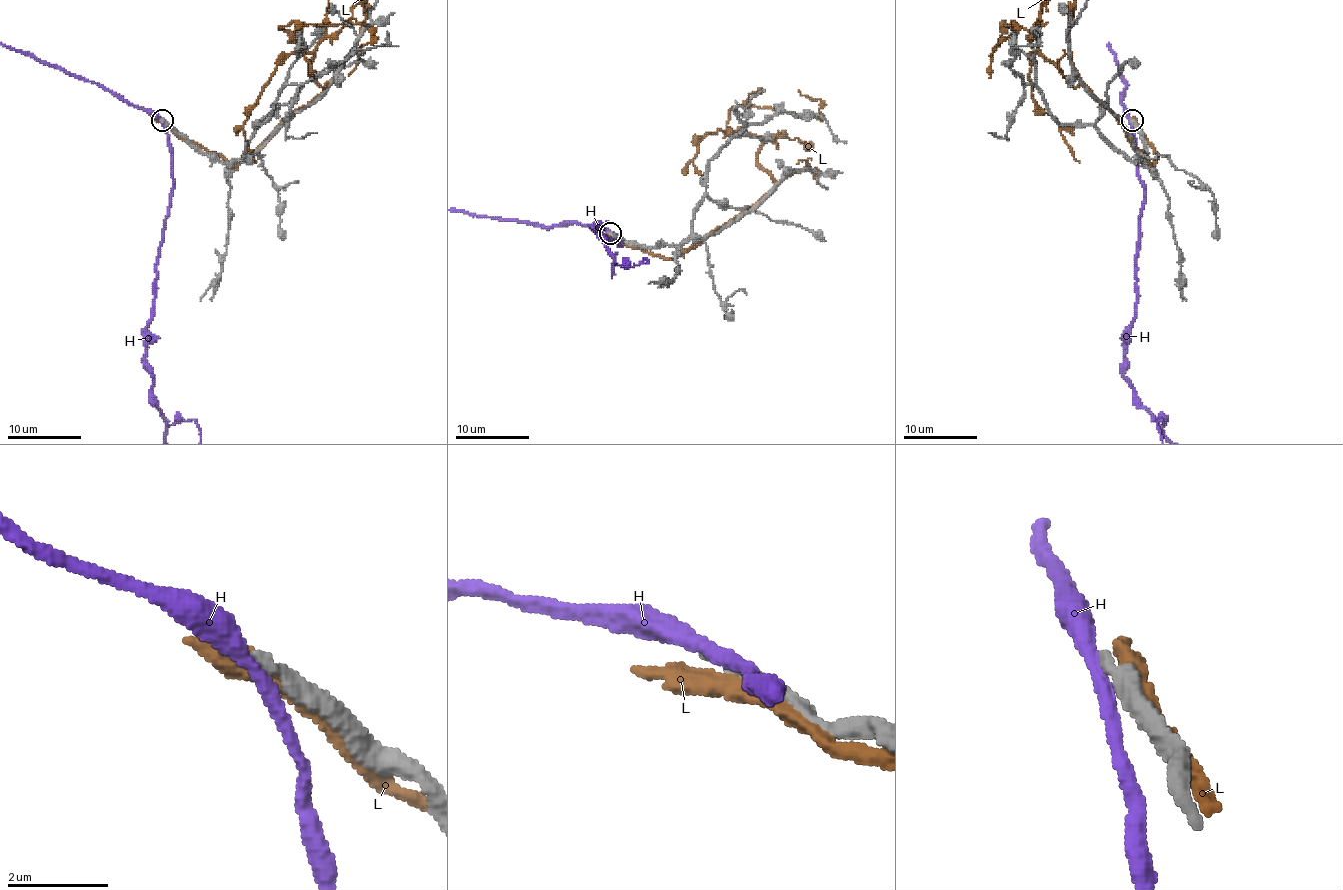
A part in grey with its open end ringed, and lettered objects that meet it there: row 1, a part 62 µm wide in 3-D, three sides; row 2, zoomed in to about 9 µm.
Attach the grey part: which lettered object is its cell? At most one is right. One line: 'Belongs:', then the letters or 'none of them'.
Belongs: none of them

